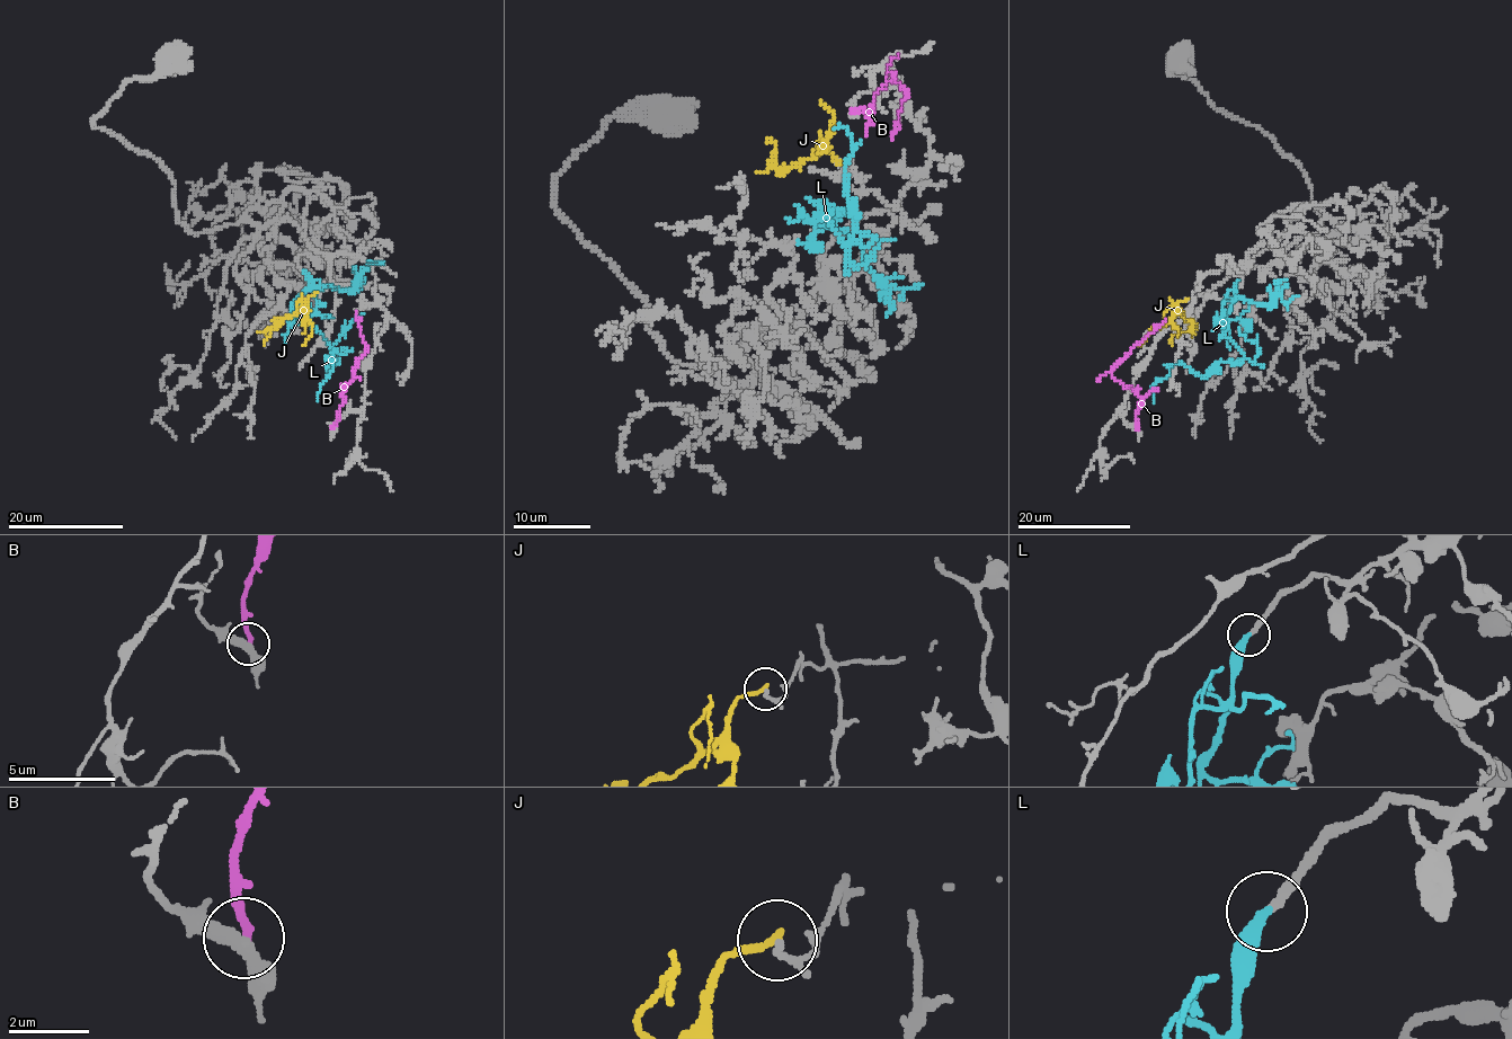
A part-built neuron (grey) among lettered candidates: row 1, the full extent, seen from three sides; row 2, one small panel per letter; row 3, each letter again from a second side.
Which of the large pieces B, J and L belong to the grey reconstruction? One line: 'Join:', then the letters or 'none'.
Join: L

